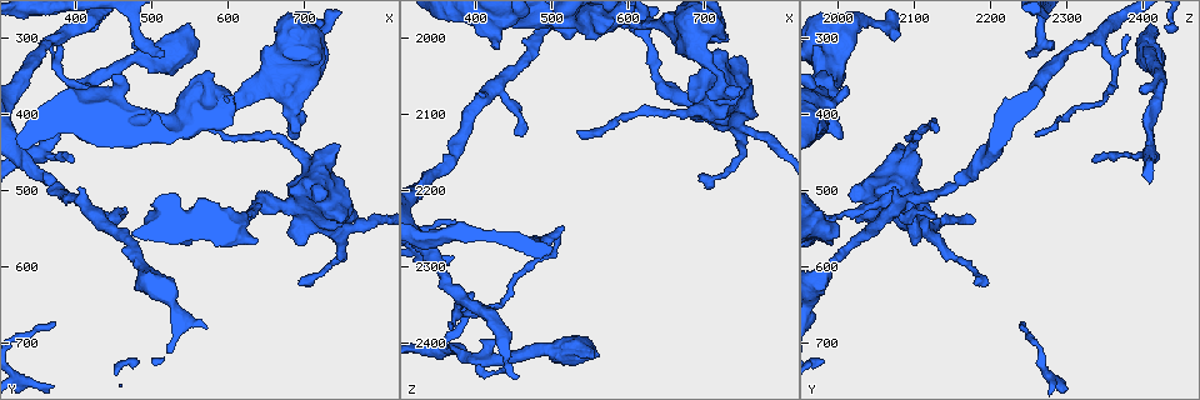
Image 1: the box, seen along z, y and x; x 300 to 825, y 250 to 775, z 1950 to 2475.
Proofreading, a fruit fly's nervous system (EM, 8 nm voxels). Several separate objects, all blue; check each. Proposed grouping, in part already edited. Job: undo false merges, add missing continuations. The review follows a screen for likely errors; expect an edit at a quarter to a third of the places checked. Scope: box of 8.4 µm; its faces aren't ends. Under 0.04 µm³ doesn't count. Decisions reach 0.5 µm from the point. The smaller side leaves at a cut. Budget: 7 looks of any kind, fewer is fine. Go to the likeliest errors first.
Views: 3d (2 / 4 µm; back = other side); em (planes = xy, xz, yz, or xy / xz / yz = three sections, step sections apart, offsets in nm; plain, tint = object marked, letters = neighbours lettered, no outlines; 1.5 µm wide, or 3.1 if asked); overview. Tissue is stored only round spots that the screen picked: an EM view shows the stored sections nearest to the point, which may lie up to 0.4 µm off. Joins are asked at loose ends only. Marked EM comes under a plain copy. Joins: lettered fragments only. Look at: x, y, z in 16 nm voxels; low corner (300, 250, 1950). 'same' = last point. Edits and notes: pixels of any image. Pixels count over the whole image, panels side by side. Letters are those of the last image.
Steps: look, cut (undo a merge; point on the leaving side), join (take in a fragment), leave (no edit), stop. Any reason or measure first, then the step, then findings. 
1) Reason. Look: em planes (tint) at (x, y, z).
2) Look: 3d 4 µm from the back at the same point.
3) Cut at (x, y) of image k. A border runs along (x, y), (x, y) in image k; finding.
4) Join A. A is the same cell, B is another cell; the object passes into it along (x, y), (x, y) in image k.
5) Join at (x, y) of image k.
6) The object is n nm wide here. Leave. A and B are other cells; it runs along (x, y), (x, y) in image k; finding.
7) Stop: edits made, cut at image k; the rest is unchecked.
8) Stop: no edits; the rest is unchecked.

Long arm stops here. Look: em planes (letters) at (515, 315, 2250).

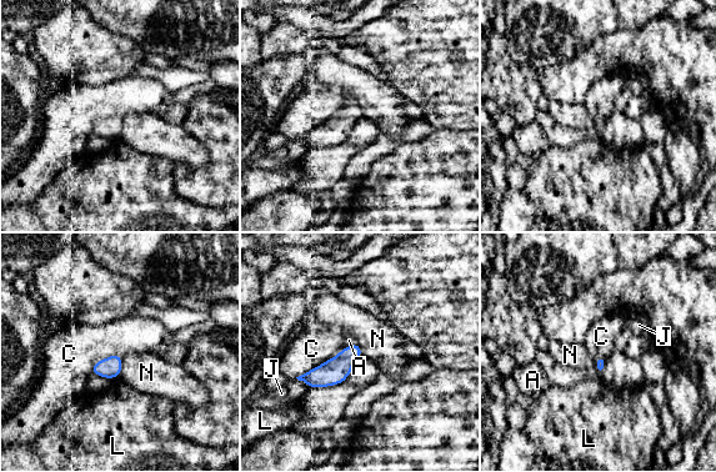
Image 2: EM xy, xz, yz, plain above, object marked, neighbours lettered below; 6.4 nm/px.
Join A. A is the same cell, C, J, L and N are other cells; the object passes into it along (334, 371), (351, 345), (349, 340) in image 2; the neuron continues.

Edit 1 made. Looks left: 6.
An open end. Look: em planes (letters) at (740, 440, 2085).

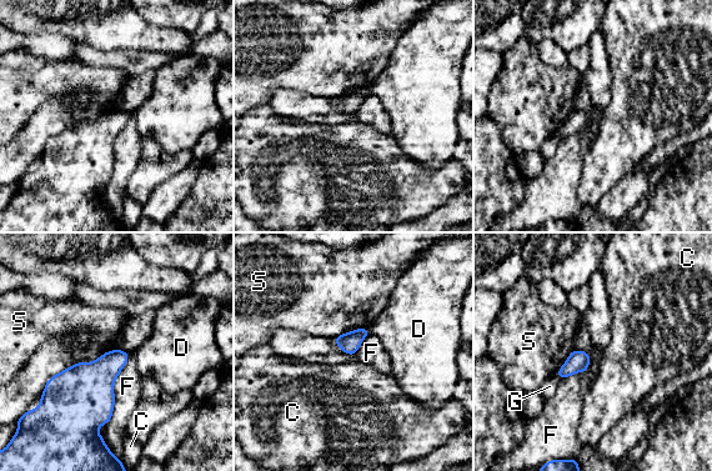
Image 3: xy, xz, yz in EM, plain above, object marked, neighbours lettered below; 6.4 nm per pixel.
Leave. C, D, F, G and S are other cells; a border runs along (129, 354), (105, 424) in image 3; no lettered fragment goes on from it.

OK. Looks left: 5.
Stop: edits made, join at image 2; the rest is unchecked.

